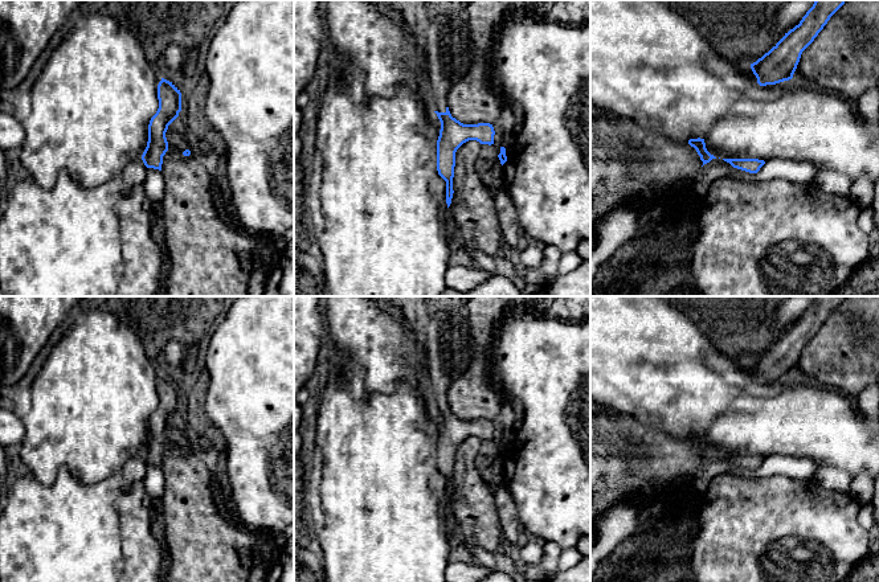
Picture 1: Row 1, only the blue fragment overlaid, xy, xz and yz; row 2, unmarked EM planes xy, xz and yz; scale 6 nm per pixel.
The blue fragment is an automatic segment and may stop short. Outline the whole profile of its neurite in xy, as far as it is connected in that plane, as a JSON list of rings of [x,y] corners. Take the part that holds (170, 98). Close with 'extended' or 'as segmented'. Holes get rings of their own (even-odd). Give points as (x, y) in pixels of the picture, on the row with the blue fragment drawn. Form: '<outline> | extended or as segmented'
[[[162,78],[158,85],[159,108],[148,124],[148,142],[142,155],[147,168],[162,171],[163,156],[168,151],[165,132],[181,111],[181,93],[169,81]]] | as segmented

